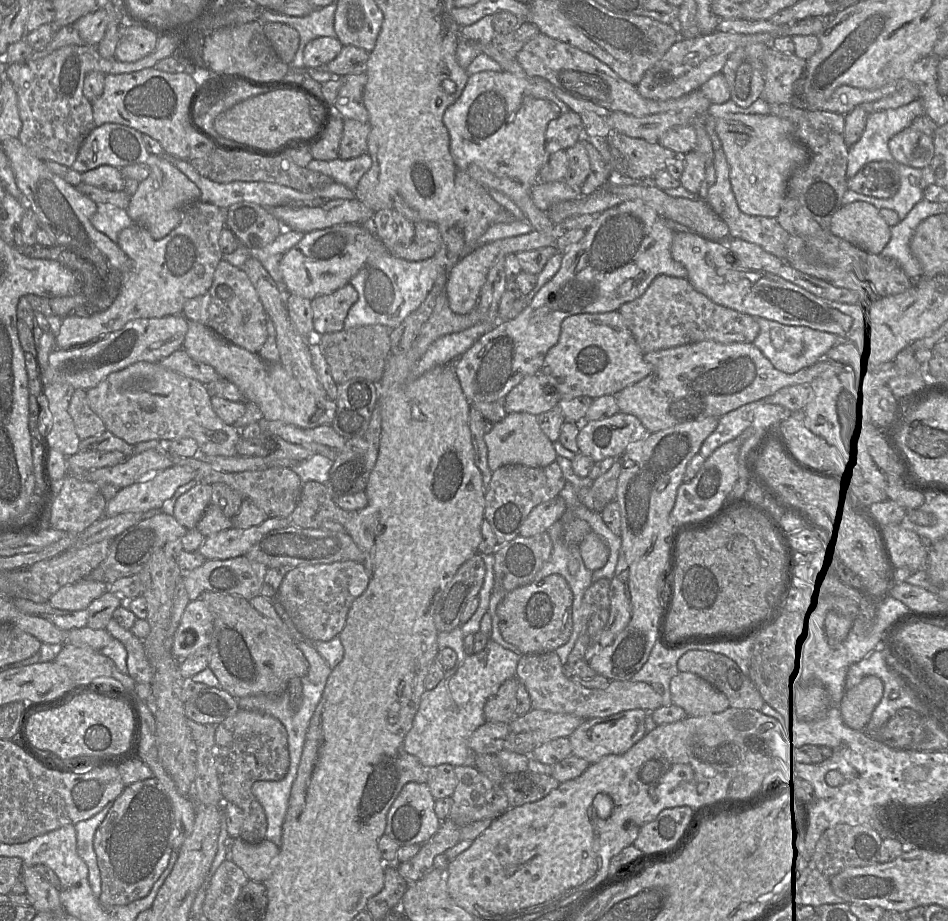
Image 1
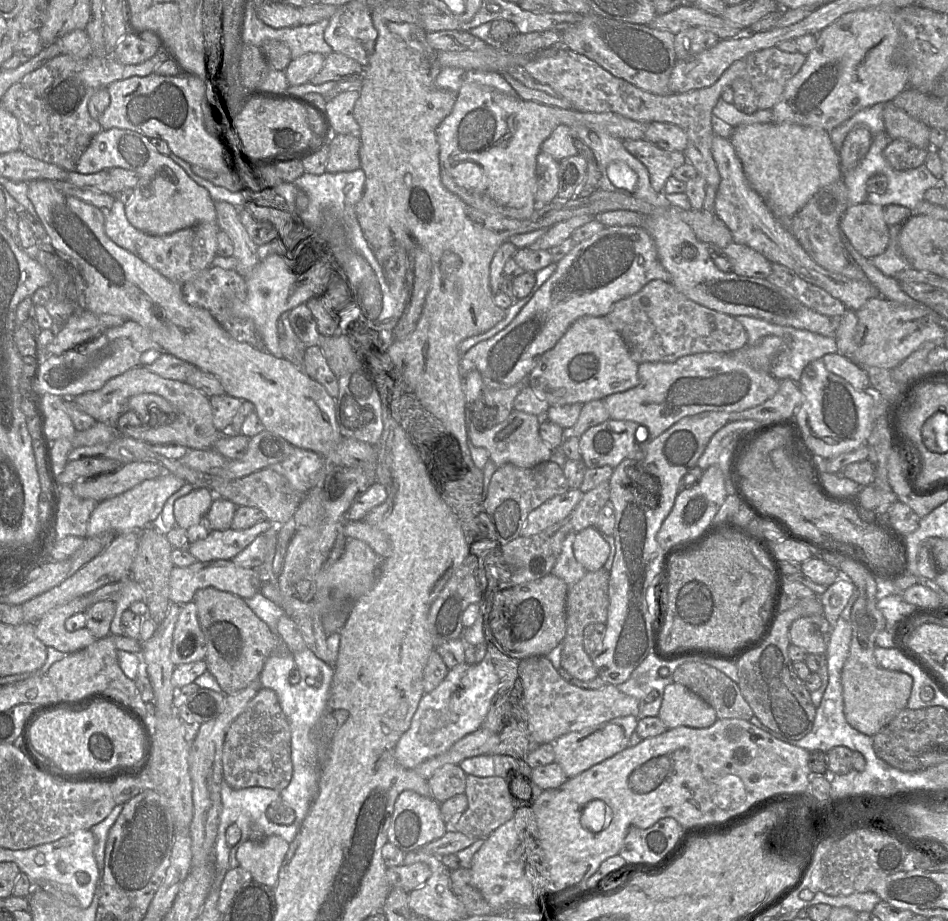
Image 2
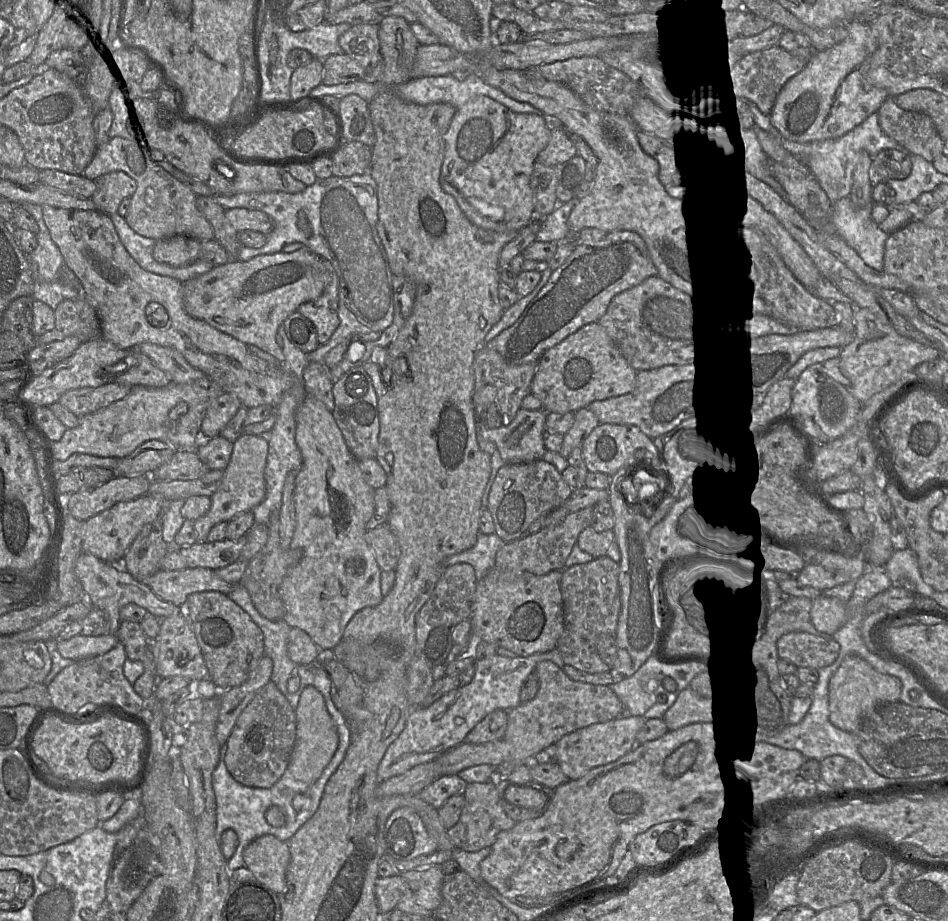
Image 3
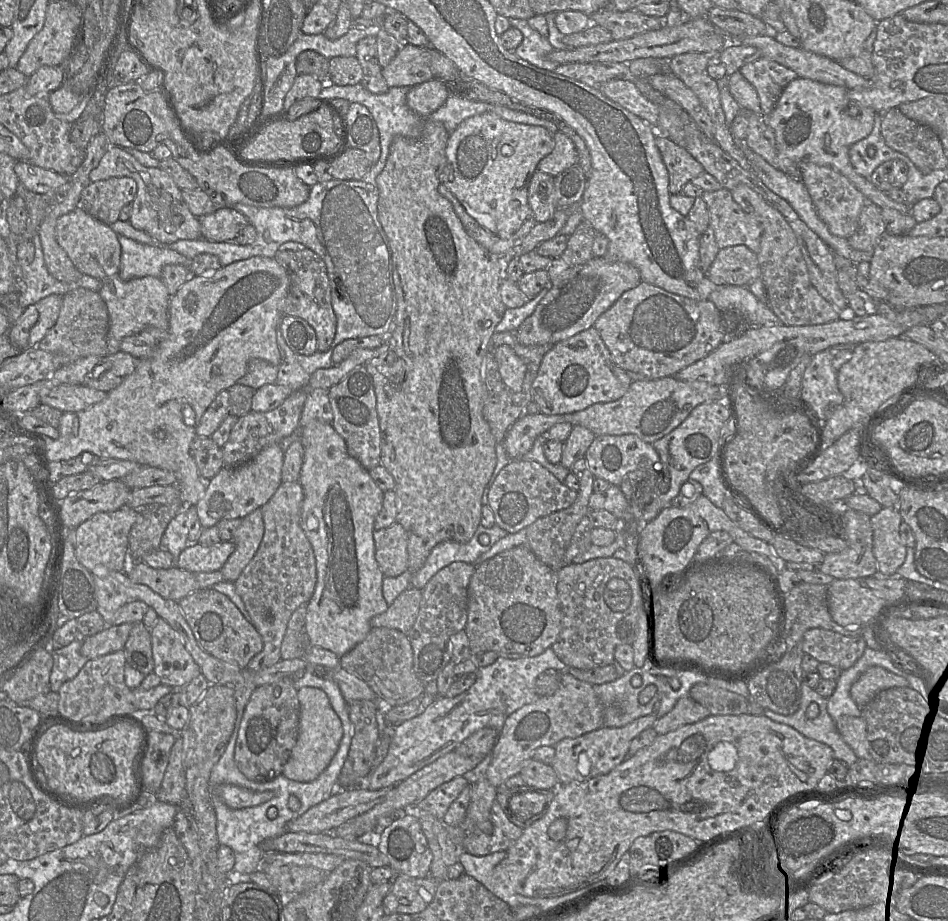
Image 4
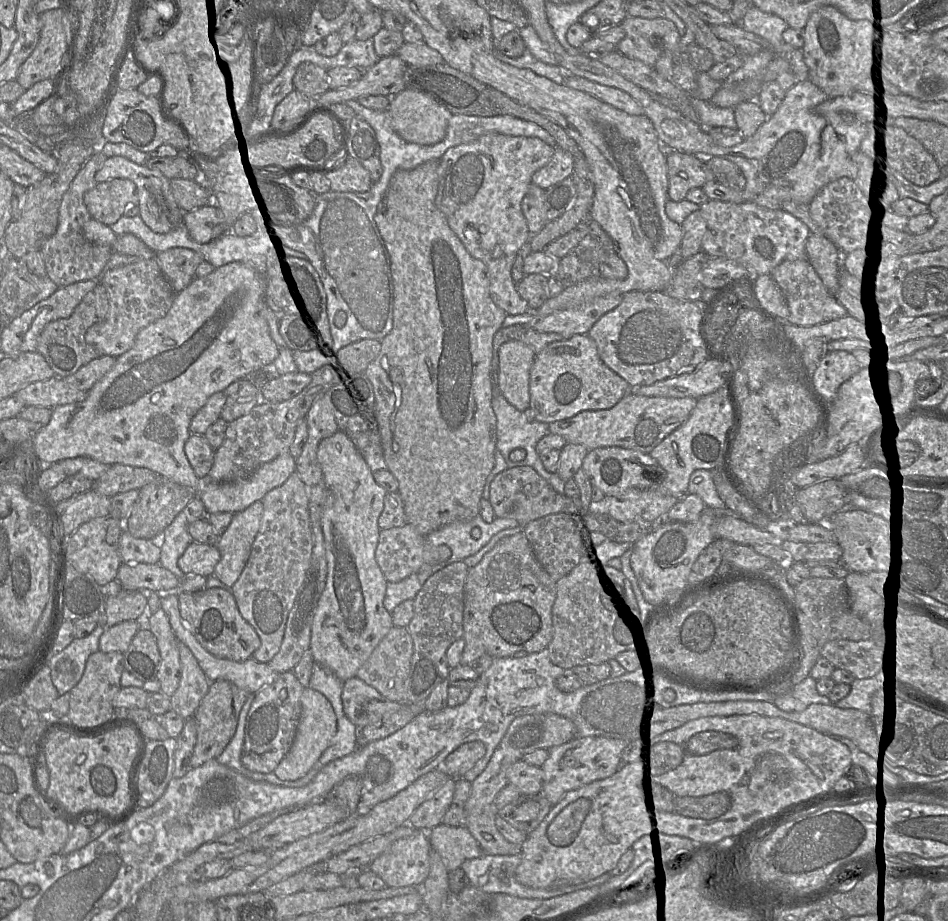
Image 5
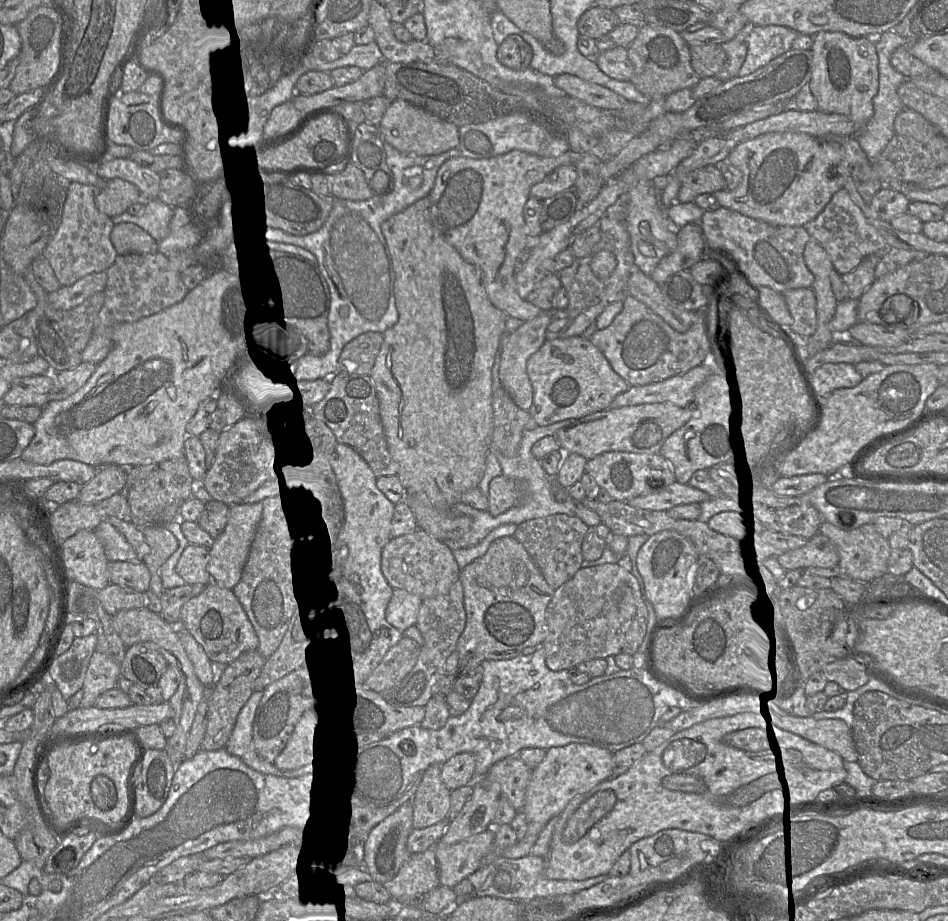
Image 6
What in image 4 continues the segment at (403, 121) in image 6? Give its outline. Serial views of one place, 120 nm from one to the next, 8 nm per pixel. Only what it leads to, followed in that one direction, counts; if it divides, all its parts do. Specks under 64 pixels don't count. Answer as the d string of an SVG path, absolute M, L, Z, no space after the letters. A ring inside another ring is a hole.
M433 78L411 87L406 101L415 114L426 119L445 103L447 97L448 91L443 82Z

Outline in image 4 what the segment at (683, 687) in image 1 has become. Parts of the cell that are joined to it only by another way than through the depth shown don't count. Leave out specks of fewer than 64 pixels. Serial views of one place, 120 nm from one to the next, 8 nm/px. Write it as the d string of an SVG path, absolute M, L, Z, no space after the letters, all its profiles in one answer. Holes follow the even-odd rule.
M689 695L680 698L670 712L656 721L653 728L658 735L664 735L683 725L699 722L710 715L707 708L694 701Z

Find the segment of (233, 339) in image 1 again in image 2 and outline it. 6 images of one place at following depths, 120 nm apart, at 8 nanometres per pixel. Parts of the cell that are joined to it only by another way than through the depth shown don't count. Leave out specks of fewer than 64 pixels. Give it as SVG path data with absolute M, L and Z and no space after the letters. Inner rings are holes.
M209 267L182 285L185 301L193 306L208 310L218 324L235 340L251 345L257 350L265 350L263 341L249 318L236 316L232 311L232 299L246 298L246 282L235 270L221 267Z

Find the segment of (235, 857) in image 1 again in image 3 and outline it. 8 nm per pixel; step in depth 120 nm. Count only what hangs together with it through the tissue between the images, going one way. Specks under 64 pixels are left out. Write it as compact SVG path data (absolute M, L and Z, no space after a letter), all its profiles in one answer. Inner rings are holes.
M264 835L249 843L243 851L246 867L255 879L276 894L286 888L286 870L290 863L288 842Z

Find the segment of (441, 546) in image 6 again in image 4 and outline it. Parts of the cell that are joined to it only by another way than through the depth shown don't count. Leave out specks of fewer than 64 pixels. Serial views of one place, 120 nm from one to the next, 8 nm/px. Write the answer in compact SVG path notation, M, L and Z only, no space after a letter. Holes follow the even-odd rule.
M398 523L374 530L375 559L386 577L397 577L408 570L408 537Z

